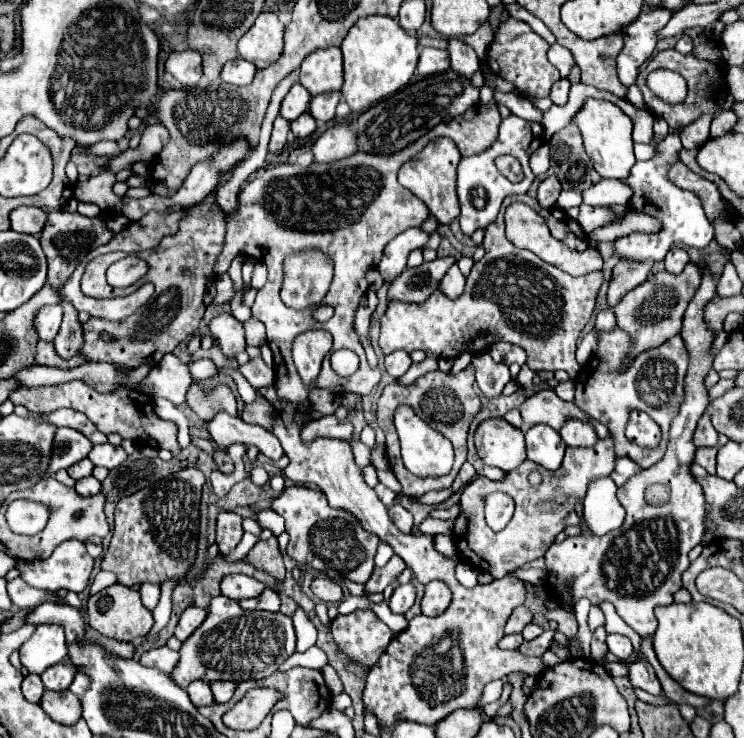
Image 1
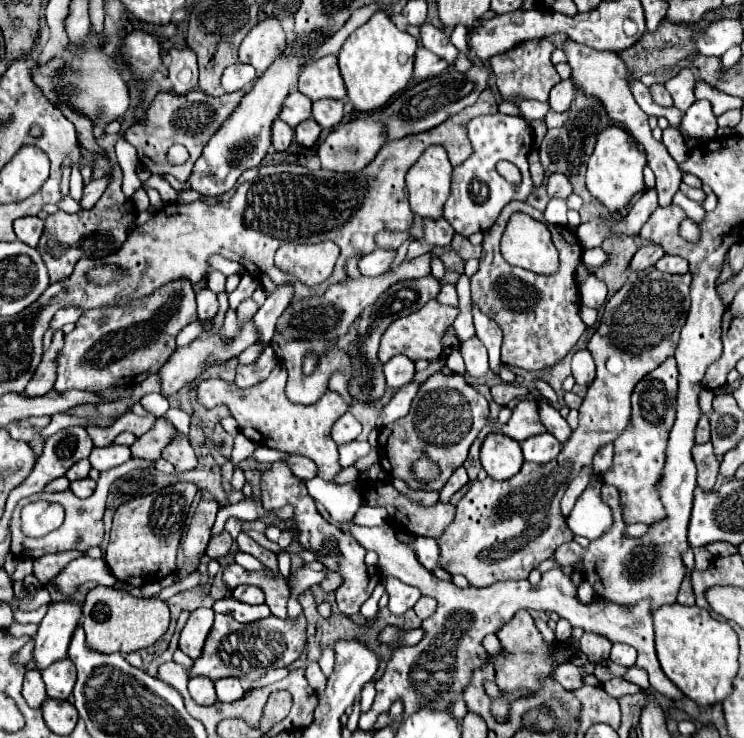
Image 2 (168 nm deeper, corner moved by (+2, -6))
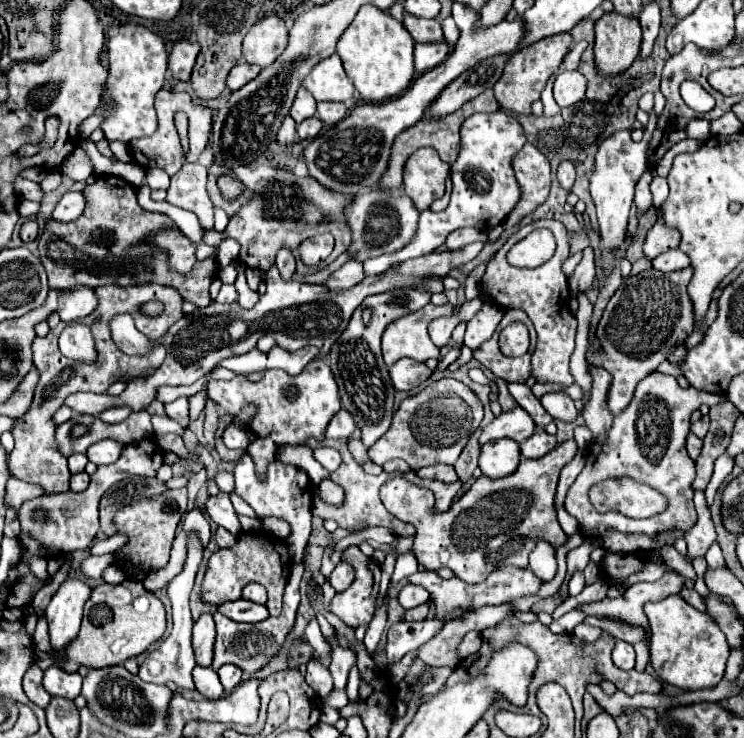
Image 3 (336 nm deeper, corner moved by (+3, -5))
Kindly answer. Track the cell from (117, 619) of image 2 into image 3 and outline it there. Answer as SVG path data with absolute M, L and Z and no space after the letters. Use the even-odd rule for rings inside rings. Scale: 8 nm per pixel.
M123 581L121 585L103 583L93 589L91 599L85 605L83 623L79 635L65 647L65 657L55 659L47 653L37 655L37 665L45 671L51 665L61 667L67 673L75 673L79 667L103 669L111 665L121 665L129 657L141 655L149 645L159 641L165 633L165 607L149 593L143 583Z

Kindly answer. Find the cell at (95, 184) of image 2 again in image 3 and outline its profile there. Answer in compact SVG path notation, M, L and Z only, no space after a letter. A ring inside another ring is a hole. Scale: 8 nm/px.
M69 191L61 197L61 201L57 203L57 207L53 209L51 217L55 221L75 221L85 209L85 201L83 195L77 191Z

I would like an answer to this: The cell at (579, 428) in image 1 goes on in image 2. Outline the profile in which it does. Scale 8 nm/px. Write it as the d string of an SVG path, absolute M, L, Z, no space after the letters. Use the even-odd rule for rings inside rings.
M540 402L540 420L546 426L546 430L556 436L562 444L572 436L572 428L568 426L566 418L562 418L562 414L552 408L548 402Z

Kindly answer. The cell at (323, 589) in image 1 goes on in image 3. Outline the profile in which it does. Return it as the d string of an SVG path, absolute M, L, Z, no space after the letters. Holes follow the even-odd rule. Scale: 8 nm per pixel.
M341 561L341 563L333 569L333 573L329 575L329 583L331 583L331 587L333 587L337 593L341 593L341 591L345 591L345 589L353 583L353 577L355 577L353 567L351 567L349 563Z

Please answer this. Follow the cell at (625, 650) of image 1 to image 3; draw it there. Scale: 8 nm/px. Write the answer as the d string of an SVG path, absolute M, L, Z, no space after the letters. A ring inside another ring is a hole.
M617 641L615 649L613 649L613 663L623 671L631 671L635 667L633 645L629 645L625 641Z

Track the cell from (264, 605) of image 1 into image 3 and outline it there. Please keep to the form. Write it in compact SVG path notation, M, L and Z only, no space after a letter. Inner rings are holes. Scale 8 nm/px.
M237 599L237 601L229 601L225 605L219 605L217 611L239 623L259 623L269 617L269 611L265 605L257 605L257 603L245 601L245 599Z

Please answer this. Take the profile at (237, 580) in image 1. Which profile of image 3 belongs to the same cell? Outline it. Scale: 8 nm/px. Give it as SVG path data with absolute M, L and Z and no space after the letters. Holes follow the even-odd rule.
M251 583L243 589L243 599L249 599L253 603L267 603L267 591L263 585L257 585L257 583Z

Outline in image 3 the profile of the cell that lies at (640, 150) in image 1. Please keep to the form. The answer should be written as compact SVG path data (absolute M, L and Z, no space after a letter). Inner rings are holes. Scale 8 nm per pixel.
M659 175L653 177L651 181L651 193L653 193L653 201L655 201L655 207L659 207L665 199L667 199L667 193L669 193L669 187L667 187L667 181Z

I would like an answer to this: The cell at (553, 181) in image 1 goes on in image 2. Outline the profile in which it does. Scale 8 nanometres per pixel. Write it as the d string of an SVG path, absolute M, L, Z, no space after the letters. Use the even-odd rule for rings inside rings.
M552 174L548 178L548 184L546 184L546 190L548 190L548 196L550 198L568 198L570 192L572 192L572 186L568 182L568 178L564 178L564 174Z

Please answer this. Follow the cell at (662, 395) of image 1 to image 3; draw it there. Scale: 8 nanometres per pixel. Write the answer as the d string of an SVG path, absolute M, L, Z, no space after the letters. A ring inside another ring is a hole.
M651 373L645 379L641 379L629 407L615 417L605 443L593 447L595 455L589 452L583 471L569 487L565 509L571 517L577 519L581 533L585 537L601 537L609 529L621 533L643 533L643 535L655 535L661 531L669 531L673 527L681 531L689 531L697 521L697 513L693 505L693 489L691 489L691 481L695 479L695 461L687 455L685 449L685 437L689 433L689 417L703 403L711 407L721 399L725 397L697 389L681 389L675 377L671 375ZM621 475L633 477L639 483L647 483L653 489L659 489L663 495L667 495L669 497L667 511L651 519L631 521L621 513L601 515L595 509L591 509L587 489L593 485L593 481L603 481L607 477L621 477Z

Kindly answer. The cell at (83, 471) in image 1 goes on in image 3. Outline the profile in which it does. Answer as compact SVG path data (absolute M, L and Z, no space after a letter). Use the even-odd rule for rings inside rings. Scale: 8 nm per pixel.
M73 453L69 457L69 471L71 473L79 473L79 471L85 471L85 465L87 465L87 455L81 455L81 453Z

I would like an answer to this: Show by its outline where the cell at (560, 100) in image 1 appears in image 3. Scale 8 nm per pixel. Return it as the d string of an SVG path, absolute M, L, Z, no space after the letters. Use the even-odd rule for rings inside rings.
M561 71L553 83L553 95L559 107L575 105L579 99L585 97L587 79L579 71Z

